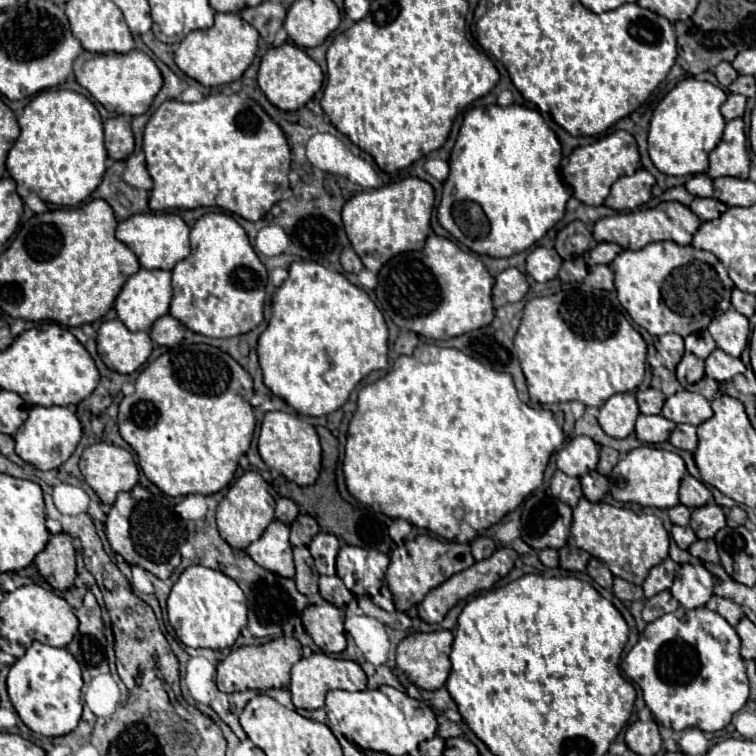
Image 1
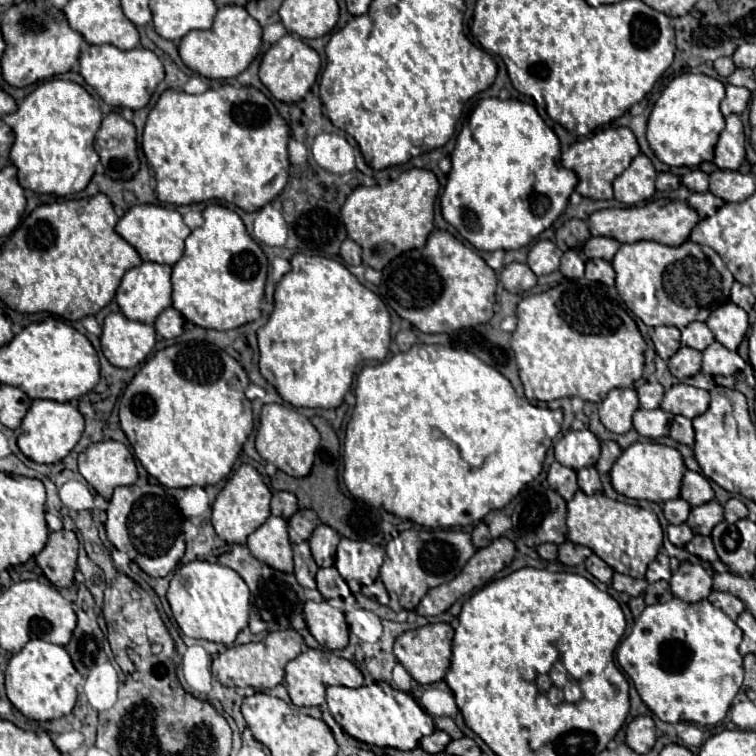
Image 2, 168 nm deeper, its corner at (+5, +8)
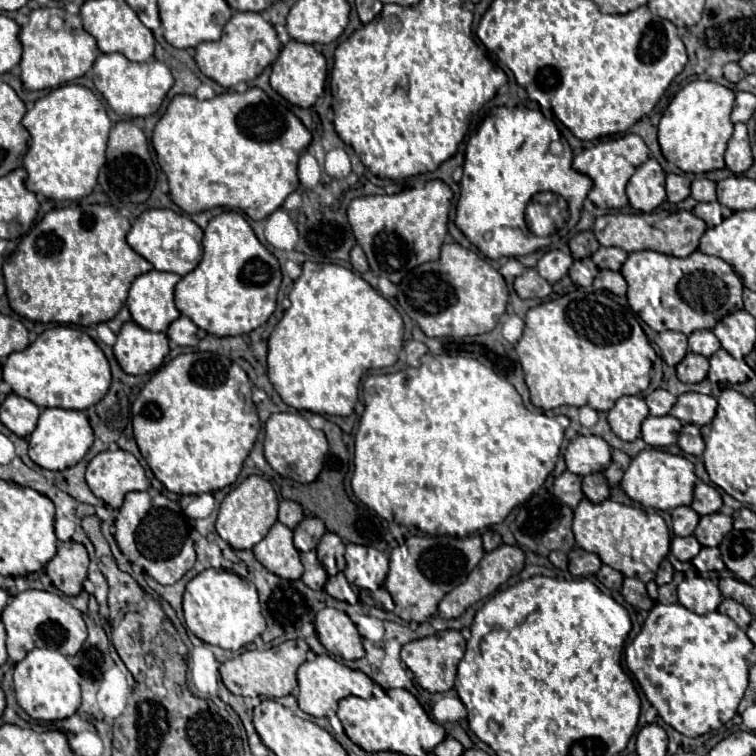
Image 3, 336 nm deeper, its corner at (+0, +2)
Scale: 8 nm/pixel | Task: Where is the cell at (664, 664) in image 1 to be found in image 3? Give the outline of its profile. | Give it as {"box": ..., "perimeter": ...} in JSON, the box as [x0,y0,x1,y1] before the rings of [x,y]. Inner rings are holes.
{"box":[624,603,752,737],"perimeter":[[[656,603],[642,625],[642,631],[626,647],[624,659],[628,669],[636,677],[638,685],[642,687],[646,699],[652,703],[652,707],[658,711],[664,723],[674,727],[678,733],[686,737],[698,737],[714,729],[720,729],[736,715],[738,703],[749,683],[746,657],[750,651],[752,651],[752,641],[748,639],[744,629],[740,629],[724,613],[710,611],[700,617],[678,603],[674,605]]]}

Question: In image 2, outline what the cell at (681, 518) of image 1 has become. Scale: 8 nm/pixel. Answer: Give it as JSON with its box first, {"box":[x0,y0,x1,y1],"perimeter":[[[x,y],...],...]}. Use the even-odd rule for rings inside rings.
{"box":[663,497,691,525],"perimeter":[[[681,497],[679,499],[671,499],[671,501],[667,501],[663,505],[663,513],[665,513],[665,517],[667,517],[667,521],[671,525],[685,523],[685,519],[689,517],[689,511],[691,511],[691,505],[685,503],[685,499],[681,499]]]}

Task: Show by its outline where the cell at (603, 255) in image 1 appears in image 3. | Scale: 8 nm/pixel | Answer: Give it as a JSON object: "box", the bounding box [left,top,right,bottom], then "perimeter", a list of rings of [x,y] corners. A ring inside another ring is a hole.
{"box":[592,247,628,271],"perimeter":[[[600,247],[594,255],[592,261],[600,267],[600,269],[612,269],[612,271],[620,271],[622,263],[626,261],[628,253],[620,247]]]}

